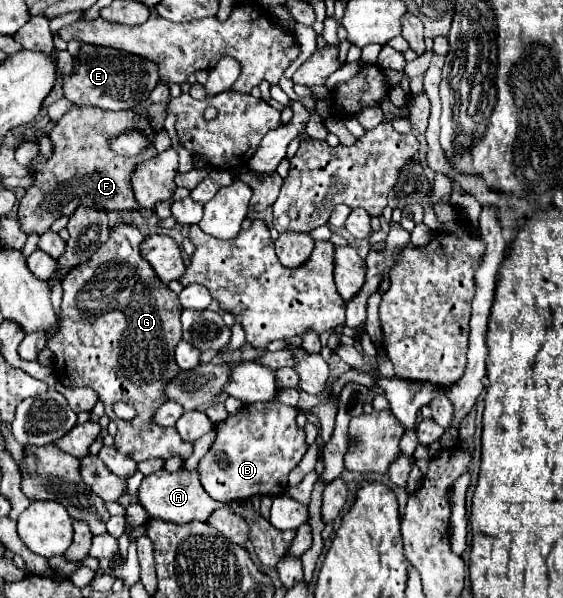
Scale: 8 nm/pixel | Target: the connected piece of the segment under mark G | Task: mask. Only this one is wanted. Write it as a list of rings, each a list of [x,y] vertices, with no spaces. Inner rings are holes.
[[[118,223],[112,229],[110,239],[84,265],[78,265],[72,273],[68,273],[62,281],[62,329],[54,339],[48,339],[48,349],[54,353],[54,373],[62,385],[92,387],[100,401],[104,401],[106,415],[118,425],[114,445],[122,455],[132,455],[138,463],[152,457],[168,459],[172,455],[188,459],[192,455],[192,443],[180,439],[174,427],[158,427],[152,423],[152,415],[162,403],[166,403],[164,385],[180,371],[172,353],[182,339],[182,305],[178,295],[158,279],[150,263],[140,255],[140,241],[144,241],[144,235],[136,227]],[[116,401],[132,405],[136,409],[136,417],[130,421],[118,419],[112,409]]]

